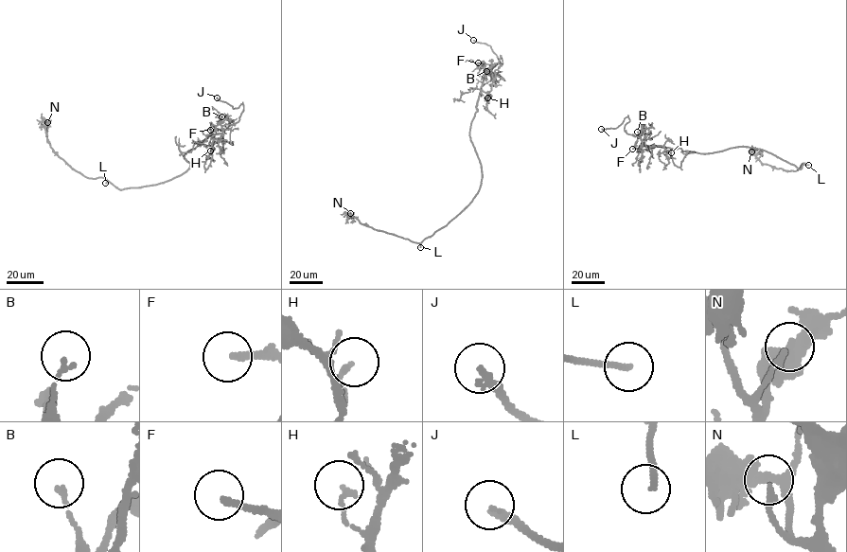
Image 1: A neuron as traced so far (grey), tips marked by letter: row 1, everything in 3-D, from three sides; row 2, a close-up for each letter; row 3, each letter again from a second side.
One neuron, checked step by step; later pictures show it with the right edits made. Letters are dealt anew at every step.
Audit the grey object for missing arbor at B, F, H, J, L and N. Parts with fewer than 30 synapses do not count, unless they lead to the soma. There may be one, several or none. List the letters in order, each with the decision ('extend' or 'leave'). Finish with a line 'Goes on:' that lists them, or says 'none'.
B: leave
F: leave
H: leave
J: extend
L: extend
N: leave
Goes on: J, L

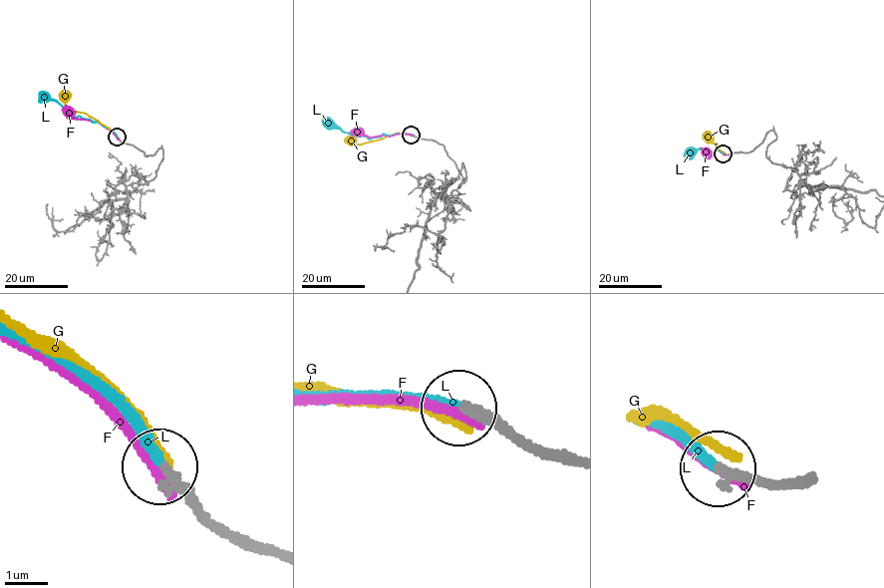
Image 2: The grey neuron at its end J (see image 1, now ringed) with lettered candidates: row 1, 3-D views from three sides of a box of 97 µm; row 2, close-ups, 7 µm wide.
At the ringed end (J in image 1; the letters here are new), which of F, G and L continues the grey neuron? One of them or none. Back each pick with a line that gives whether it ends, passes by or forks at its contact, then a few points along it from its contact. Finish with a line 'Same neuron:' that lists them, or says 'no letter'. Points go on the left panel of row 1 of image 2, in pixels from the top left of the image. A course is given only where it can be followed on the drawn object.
L: It ends there. Its course: (117, 137), (101, 124), (75, 118), (57, 102), (46, 97)
Same neuron: L

